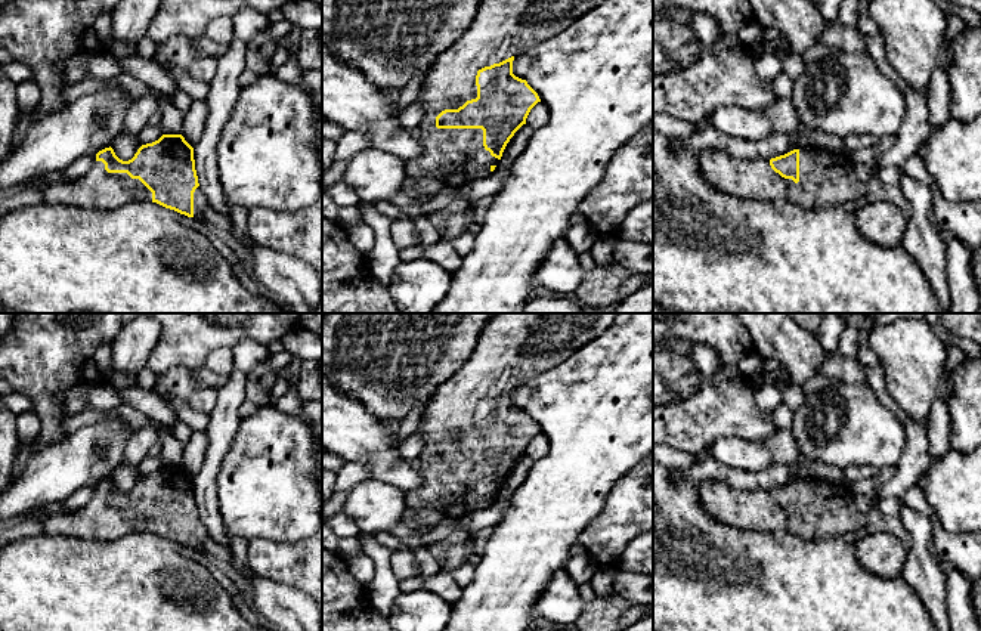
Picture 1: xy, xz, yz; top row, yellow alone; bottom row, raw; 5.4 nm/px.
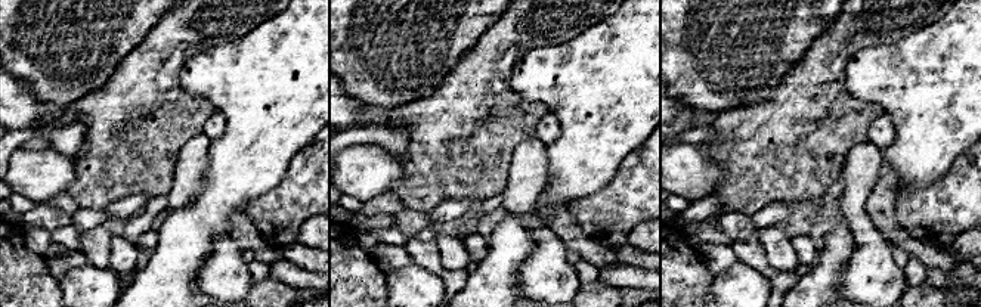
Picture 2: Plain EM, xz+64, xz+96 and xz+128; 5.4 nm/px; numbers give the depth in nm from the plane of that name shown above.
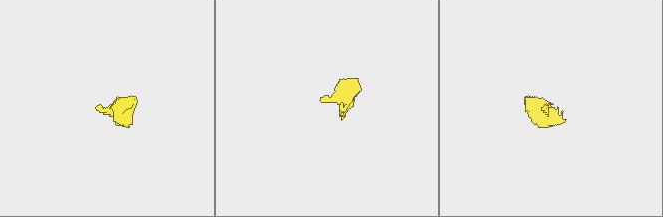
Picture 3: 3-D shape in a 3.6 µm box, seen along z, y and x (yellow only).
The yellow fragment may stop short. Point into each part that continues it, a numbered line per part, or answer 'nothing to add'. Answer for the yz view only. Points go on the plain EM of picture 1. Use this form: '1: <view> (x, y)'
1: yz (826, 510)

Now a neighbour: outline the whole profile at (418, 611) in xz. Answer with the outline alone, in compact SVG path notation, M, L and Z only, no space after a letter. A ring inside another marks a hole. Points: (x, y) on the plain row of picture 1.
M423 587L411 593L399 593L387 622L392 631L442 631L451 613L451 603Z

